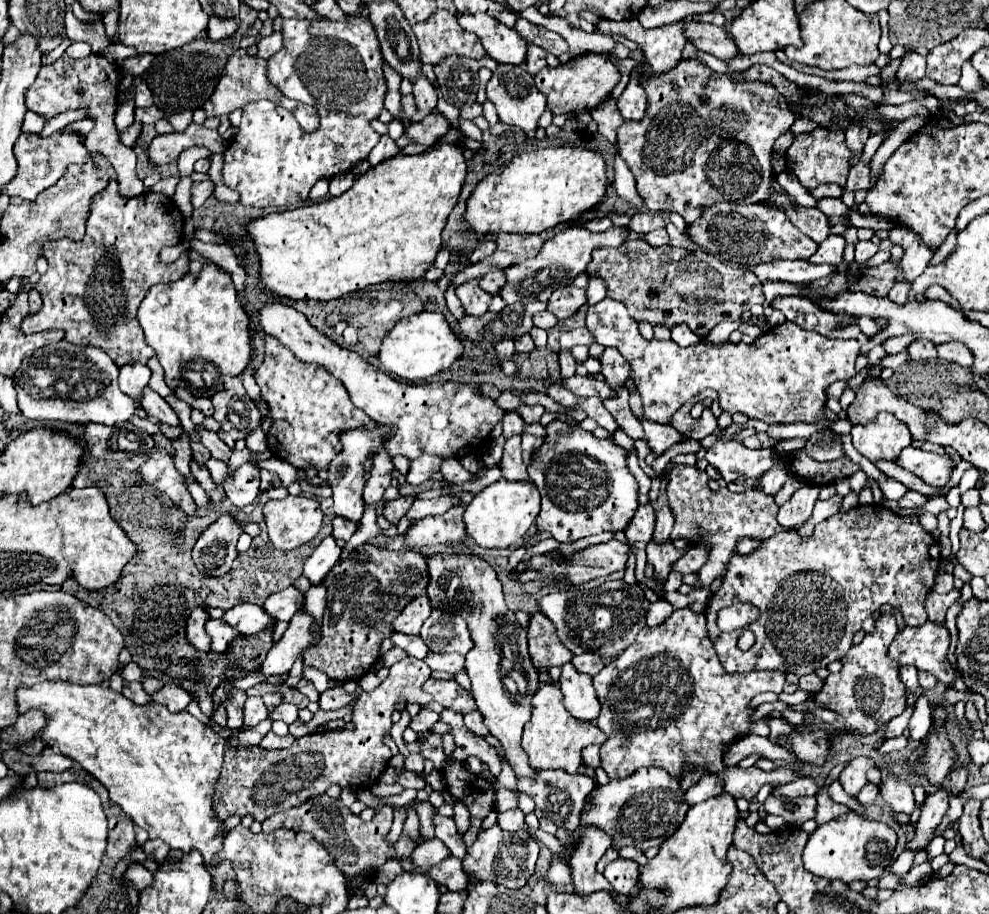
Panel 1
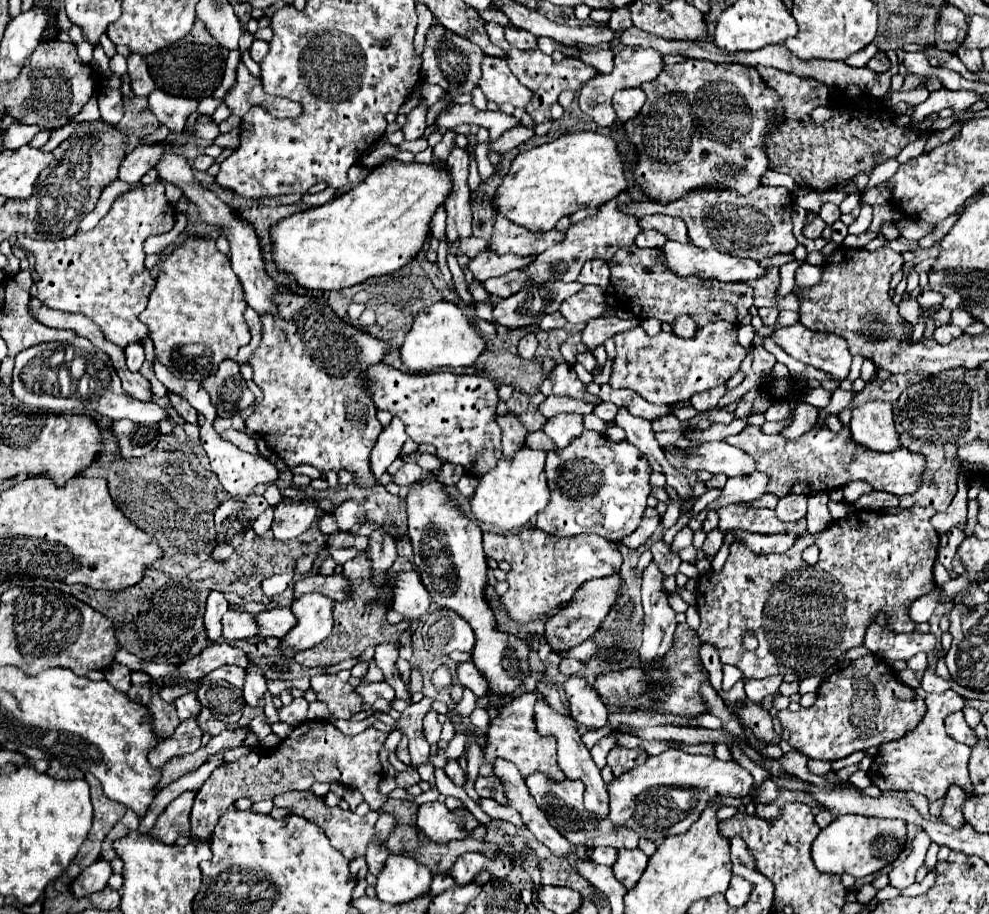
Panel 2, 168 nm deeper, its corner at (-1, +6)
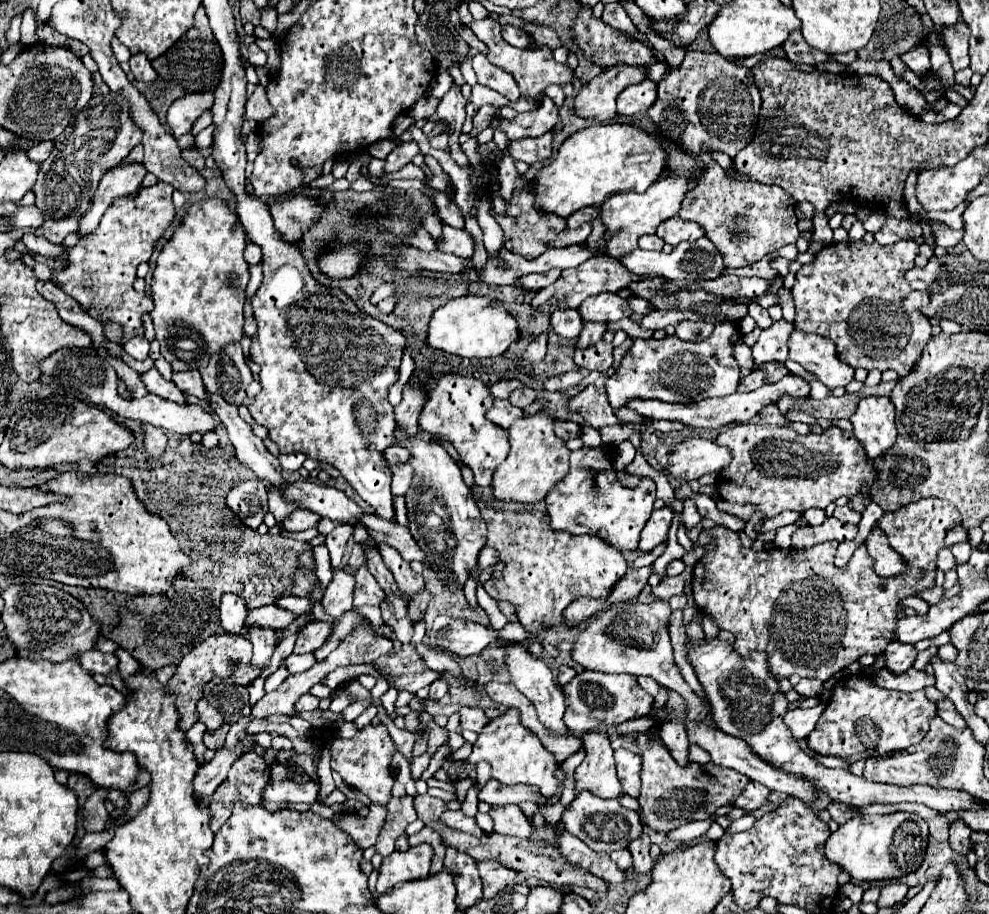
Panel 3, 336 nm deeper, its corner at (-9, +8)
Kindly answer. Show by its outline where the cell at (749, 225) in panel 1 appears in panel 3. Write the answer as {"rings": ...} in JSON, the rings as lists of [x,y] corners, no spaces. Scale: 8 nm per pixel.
{"rings":[[[710,153],[698,159],[700,177],[694,189],[690,189],[682,201],[678,215],[688,221],[696,221],[706,231],[706,237],[726,257],[728,267],[746,267],[768,253],[774,253],[790,243],[796,243],[800,231],[796,227],[796,199],[778,185],[764,185],[756,181],[736,181],[710,157]]]}

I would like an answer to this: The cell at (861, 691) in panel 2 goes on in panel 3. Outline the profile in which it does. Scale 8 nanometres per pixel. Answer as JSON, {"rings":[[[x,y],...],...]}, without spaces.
{"rings":[[[858,671],[850,673],[834,685],[832,697],[820,715],[816,729],[808,735],[806,741],[808,747],[820,755],[834,755],[854,763],[874,755],[908,749],[910,745],[920,743],[934,715],[936,703],[932,703],[924,691],[888,691],[878,687],[866,671]]]}

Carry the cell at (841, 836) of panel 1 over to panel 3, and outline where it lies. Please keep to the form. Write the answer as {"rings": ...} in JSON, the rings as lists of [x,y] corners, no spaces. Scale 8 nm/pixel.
{"rings":[[[914,813],[864,815],[840,825],[826,841],[828,861],[840,865],[856,881],[898,879],[916,871],[924,859],[928,843],[928,823]]]}

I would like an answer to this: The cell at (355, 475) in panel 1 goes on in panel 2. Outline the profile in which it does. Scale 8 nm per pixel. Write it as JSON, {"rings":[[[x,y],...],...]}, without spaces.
{"rings":[[[346,501],[346,503],[338,505],[336,511],[334,511],[338,531],[354,533],[356,525],[358,525],[358,517],[362,517],[362,515],[364,515],[364,509],[358,503],[354,503],[354,501]]]}

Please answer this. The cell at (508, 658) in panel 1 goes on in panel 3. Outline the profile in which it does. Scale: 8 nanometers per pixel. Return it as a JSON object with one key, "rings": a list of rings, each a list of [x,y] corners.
{"rings":[[[398,429],[394,431],[394,443],[404,445],[412,453],[410,465],[416,469],[414,483],[406,493],[410,533],[426,553],[426,561],[430,569],[436,571],[440,583],[444,583],[450,593],[456,593],[456,589],[464,587],[470,571],[478,567],[478,555],[486,545],[486,523],[470,489],[462,481],[458,463],[444,447],[430,443],[432,437],[430,433],[418,433],[416,439],[406,441]]]}

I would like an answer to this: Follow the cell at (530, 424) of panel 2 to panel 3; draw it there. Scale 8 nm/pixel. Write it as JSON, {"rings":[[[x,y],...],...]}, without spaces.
{"rings":[[[560,419],[554,421],[554,431],[556,431],[556,435],[558,435],[562,441],[580,435],[580,429],[578,429],[576,423],[572,423],[572,421],[560,421]]]}

